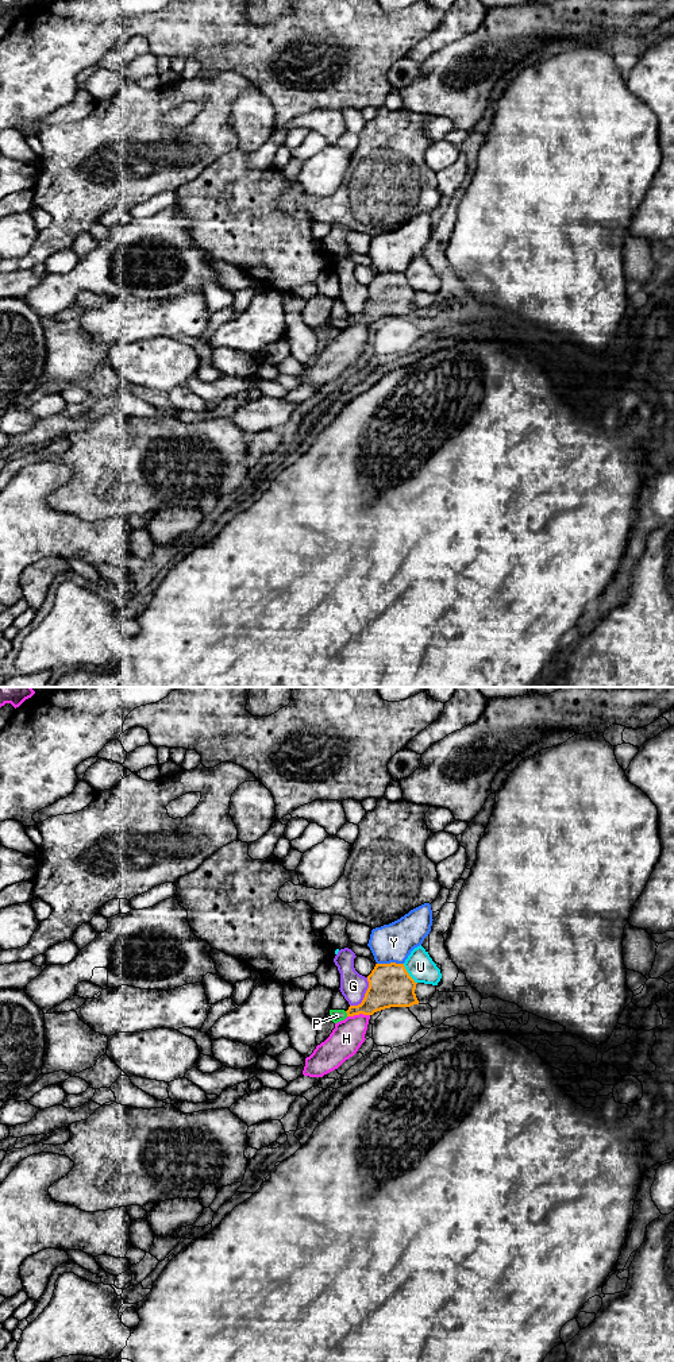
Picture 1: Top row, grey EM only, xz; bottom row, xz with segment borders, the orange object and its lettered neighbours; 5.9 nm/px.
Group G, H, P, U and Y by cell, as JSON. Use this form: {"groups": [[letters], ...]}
{"groups": [["G"], ["H"], ["P"], ["U"], ["Y"]]}

